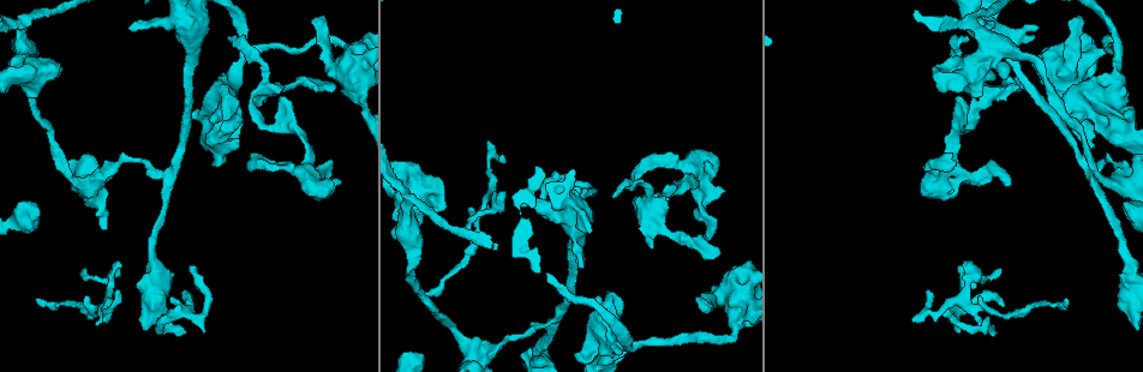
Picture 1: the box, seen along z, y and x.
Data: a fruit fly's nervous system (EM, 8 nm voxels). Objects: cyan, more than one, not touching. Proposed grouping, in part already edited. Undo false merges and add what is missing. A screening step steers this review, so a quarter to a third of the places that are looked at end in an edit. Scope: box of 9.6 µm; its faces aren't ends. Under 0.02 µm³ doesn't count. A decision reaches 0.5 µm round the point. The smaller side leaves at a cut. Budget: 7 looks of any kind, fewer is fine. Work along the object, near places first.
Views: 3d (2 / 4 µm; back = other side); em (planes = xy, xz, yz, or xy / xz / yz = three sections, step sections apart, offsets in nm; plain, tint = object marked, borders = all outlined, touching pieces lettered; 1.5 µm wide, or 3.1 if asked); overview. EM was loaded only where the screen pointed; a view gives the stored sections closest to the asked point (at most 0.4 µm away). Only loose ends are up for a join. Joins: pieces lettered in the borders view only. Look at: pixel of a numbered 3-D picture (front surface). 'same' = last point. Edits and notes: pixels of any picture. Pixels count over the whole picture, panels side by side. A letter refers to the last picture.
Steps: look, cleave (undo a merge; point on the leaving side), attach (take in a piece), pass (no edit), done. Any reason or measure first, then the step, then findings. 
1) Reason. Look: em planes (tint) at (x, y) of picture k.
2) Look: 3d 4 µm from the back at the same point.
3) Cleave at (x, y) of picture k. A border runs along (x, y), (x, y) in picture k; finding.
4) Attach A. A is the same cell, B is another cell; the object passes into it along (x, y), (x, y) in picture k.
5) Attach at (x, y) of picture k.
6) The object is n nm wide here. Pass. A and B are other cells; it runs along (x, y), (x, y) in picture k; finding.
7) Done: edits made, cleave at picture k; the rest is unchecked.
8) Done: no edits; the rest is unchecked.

Sudden change in width. Look: em xz step 8 (tint) at (1117, 164) of picture 1.

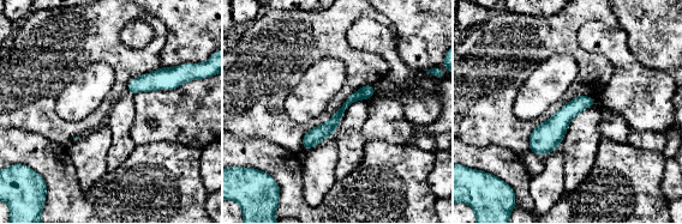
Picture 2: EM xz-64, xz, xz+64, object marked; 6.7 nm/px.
Cut it another way. Look: em yz step 4 (borders) at the same point.

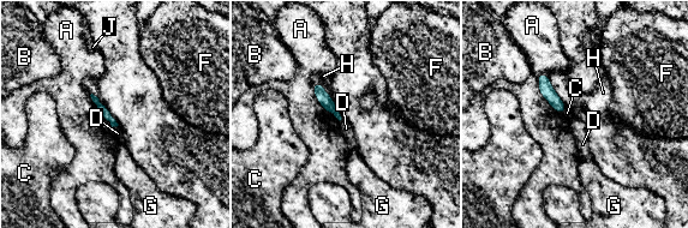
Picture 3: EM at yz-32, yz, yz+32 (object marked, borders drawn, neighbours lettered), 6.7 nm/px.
Cleave at (327, 102) of picture 3. A, B, C, D, F, G, H and J are other cells; a border runs along (334, 104), (329, 110) in picture 3; a second neuron is stuck on.

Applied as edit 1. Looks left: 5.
Redraw. Look: overview.

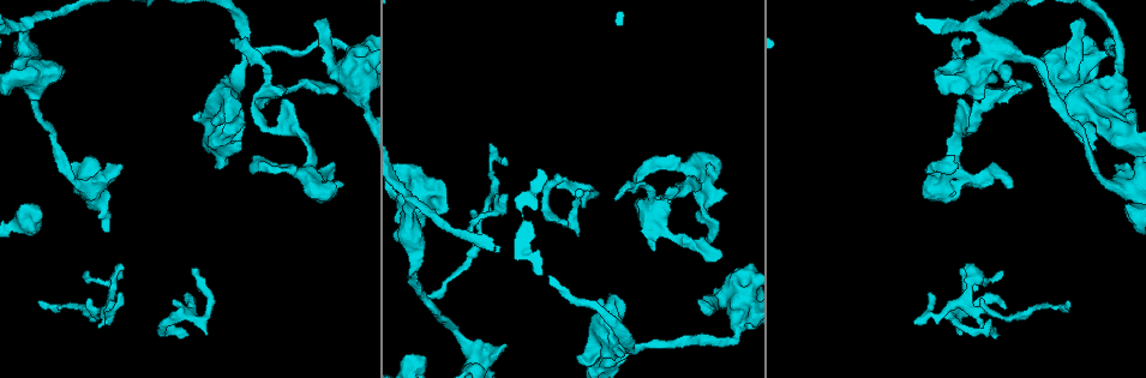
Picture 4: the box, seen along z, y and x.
Tapers out. Look: 3d 4 µm at (231, 39) of picture 4.

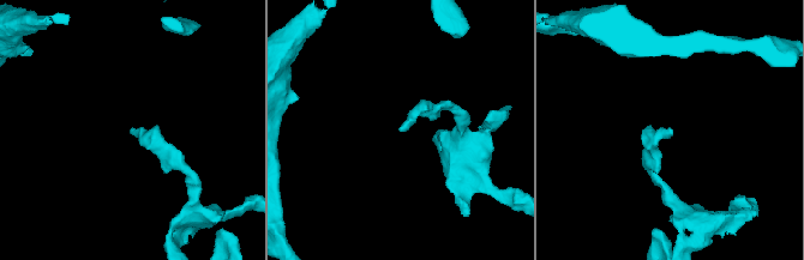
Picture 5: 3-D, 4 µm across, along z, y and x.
Look: em xz step 8 (tint) at (132, 130) of picture 5.

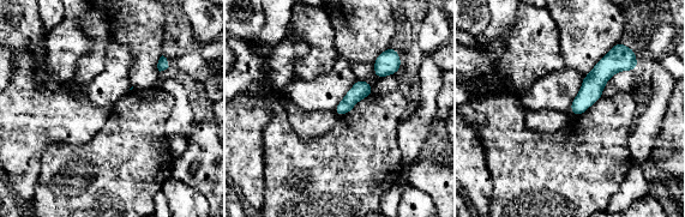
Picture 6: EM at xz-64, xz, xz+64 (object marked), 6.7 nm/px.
What lies round it. Look: em xz step 8 (borders) at the same point.

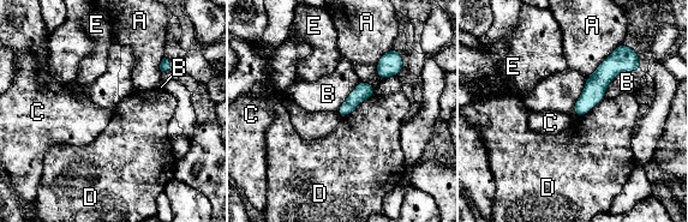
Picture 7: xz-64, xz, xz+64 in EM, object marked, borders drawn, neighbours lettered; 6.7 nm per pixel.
The longest contact is with A, 320 nm. Pass. A, B, C, D and E are other cells; a border runs along (640, 68), (620, 72), (604, 97) in picture 7; no lettered piece goes on from it.

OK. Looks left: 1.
Tapers out. Look: em planes (borders) at (467, 228) of picture 4.

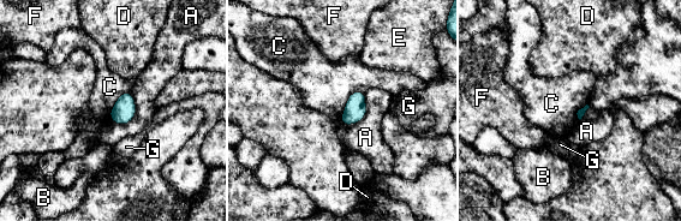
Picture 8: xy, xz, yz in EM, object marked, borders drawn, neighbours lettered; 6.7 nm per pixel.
Pass. A, B, C, D, E, F and G are other cells; no lettered piece goes on from it.

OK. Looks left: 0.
Done: edits made, cleave at picture 3; the rest is unchecked.

